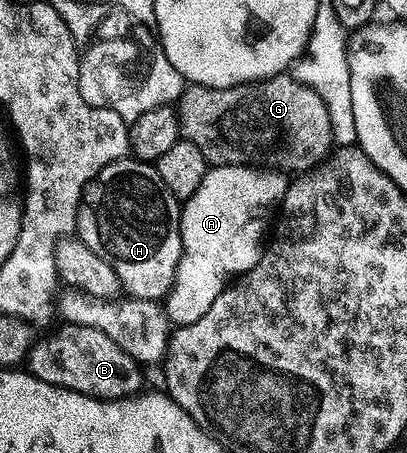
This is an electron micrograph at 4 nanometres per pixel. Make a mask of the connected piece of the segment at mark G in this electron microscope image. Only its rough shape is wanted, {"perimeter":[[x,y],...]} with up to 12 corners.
{"perimeter":[[294,74],[191,85],[180,136],[208,157],[332,150],[321,101]]}

